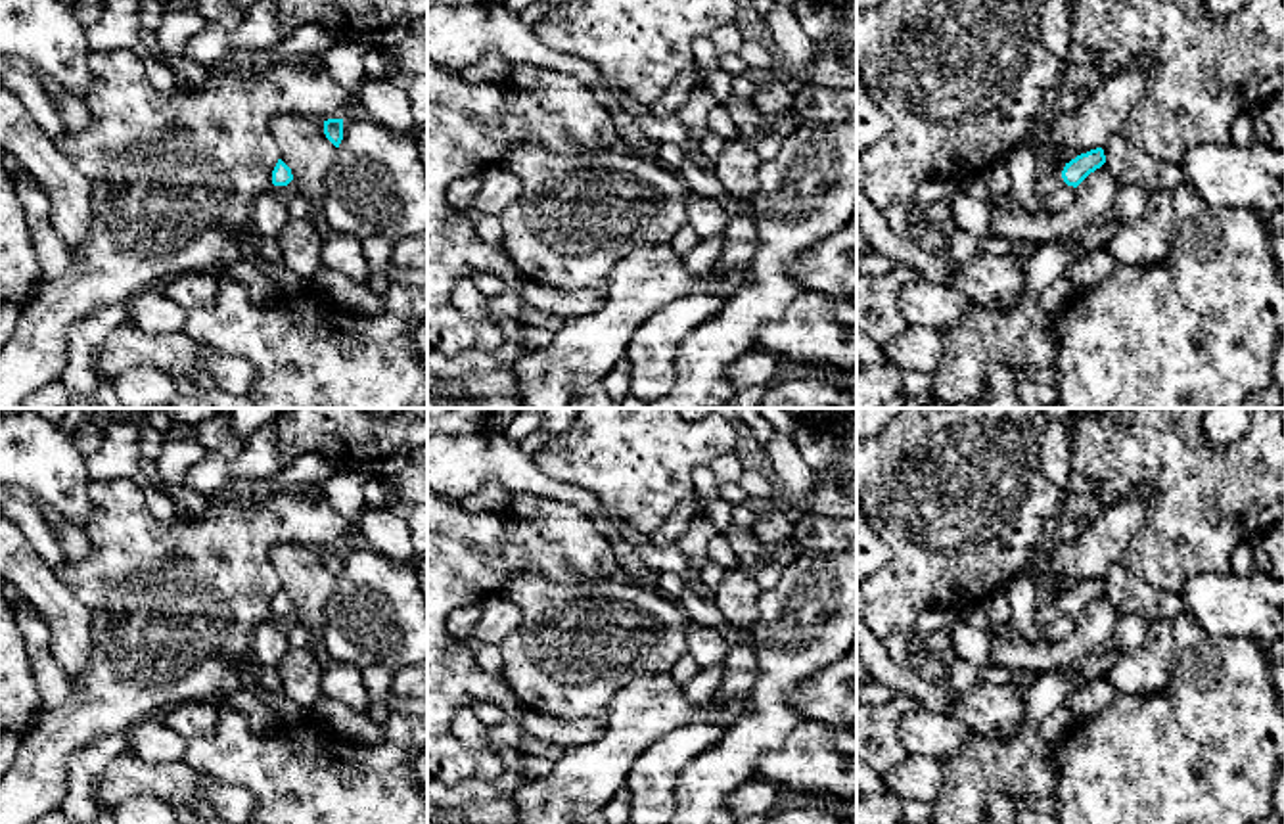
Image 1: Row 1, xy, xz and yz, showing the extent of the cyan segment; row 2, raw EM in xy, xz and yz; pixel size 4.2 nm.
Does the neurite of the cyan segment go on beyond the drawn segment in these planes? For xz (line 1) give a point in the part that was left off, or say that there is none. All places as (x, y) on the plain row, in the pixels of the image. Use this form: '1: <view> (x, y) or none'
1: none

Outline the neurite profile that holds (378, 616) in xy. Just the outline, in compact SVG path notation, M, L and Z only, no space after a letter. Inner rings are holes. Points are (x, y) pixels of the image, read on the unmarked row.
M360 540L343 546L343 569L326 607L322 630L326 650L335 661L356 669L383 665L399 671L427 657L427 604L414 563L395 561Z

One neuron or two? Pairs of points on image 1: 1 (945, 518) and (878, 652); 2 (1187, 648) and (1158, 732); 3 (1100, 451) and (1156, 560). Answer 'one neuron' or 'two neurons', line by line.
1: two neurons
2: one neuron
3: one neuron

